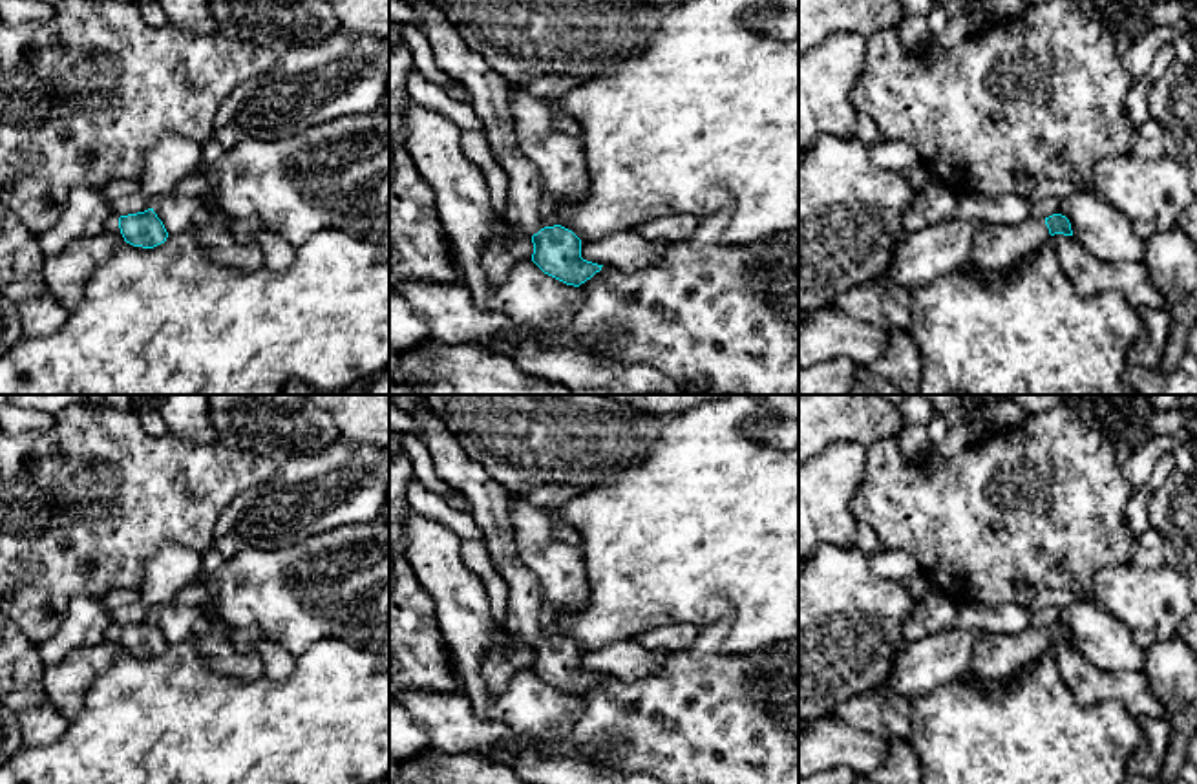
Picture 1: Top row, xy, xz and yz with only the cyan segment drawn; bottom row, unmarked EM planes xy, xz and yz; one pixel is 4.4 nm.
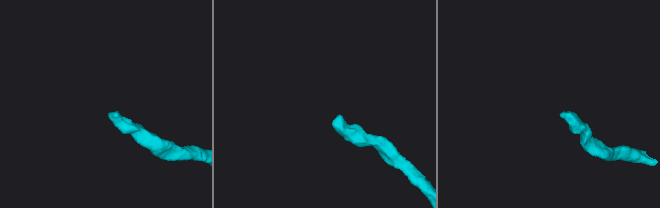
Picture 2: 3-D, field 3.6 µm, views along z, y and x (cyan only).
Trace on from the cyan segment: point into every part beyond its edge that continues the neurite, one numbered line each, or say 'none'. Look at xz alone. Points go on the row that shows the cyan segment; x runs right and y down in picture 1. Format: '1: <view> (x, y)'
1: xz (529, 205)

